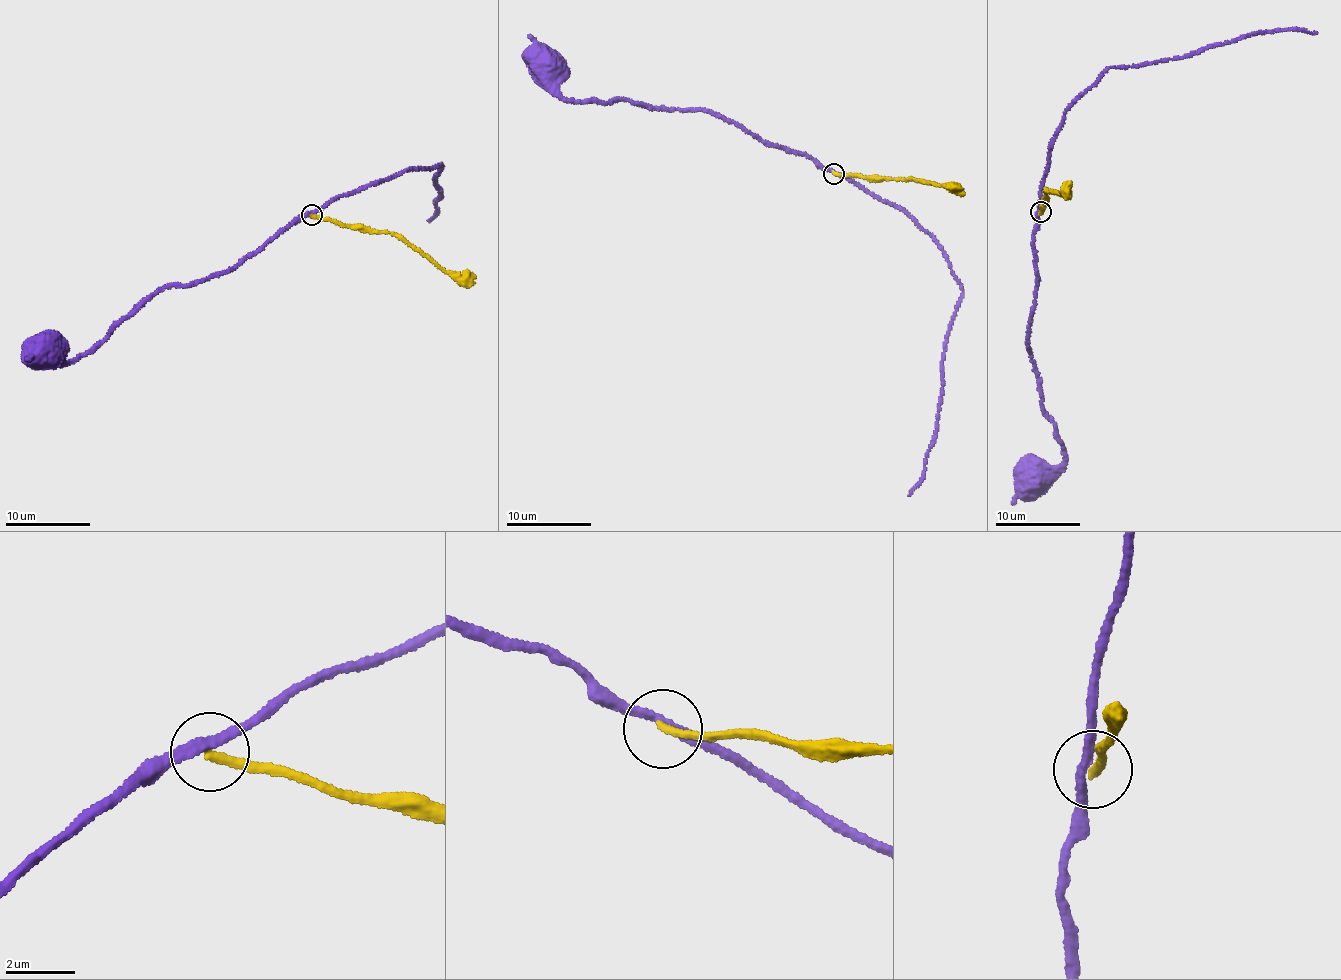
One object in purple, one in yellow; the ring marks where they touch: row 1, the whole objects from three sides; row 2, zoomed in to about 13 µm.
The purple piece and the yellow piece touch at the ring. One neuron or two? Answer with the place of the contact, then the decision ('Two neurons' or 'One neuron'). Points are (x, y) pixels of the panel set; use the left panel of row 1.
Place: (311, 215). Two neurons

